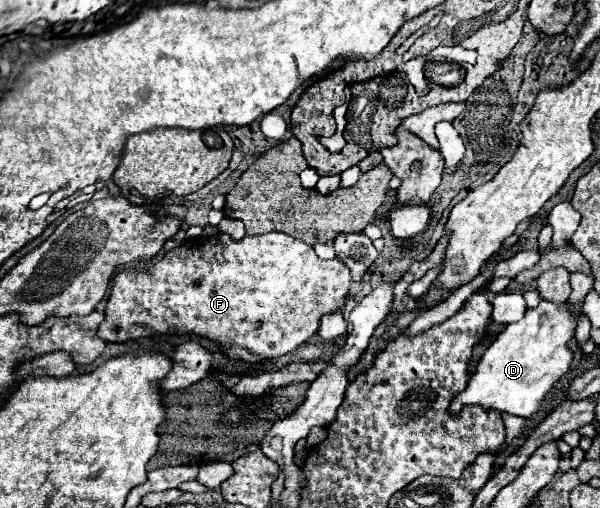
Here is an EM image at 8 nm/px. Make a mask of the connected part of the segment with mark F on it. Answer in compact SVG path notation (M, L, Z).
M282 232L262 236L246 234L238 242L228 234L216 234L212 238L200 236L184 240L146 270L124 270L116 274L98 336L106 342L128 342L152 334L198 334L216 340L232 358L246 362L280 358L296 350L318 330L322 314L336 312L344 306L350 282L350 272L344 262L336 258L320 260L312 246Z

